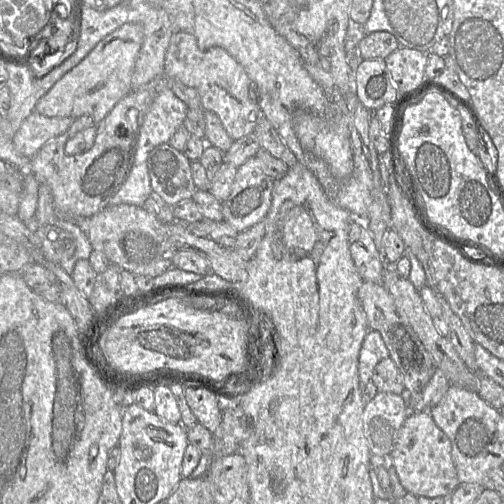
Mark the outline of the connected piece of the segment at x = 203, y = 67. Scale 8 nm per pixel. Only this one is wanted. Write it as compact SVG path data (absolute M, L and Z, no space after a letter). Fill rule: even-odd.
M173 33L165 56L164 77L177 79L188 87L196 88L202 109L216 113L234 141L253 132L263 117L257 92L241 64L221 47L202 50L190 33Z

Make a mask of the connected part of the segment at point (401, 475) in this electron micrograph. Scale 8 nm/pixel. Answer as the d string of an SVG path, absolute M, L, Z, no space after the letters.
M428 411L410 413L401 426L390 453L400 483L408 493L417 497L449 497L459 486L452 444Z

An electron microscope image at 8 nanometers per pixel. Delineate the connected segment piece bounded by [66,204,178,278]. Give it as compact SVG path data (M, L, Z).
M131 204L107 206L104 210L89 217L66 217L71 219L87 236L93 250L103 253L110 264L118 266L133 275L157 277L173 267L172 259L176 253L175 247L168 236L168 225L160 222L144 207Z

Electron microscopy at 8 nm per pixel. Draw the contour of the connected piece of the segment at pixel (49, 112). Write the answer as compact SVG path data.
M136 23L123 24L117 30L115 30L114 32L106 36L103 40L101 40L78 65L76 65L74 68L68 71L63 77L61 77L52 86L52 88L38 101L35 107L35 111L47 117L67 117L72 119L76 119L83 115L90 115L94 120L94 125L91 129L91 133L89 133L88 135L90 136L90 138L92 138L93 136L93 140L94 140L96 135L96 128L95 128L96 124L102 121L108 115L108 113L113 109L113 107L116 105L117 102L119 102L124 96L126 96L128 93L132 91L132 75L135 67L135 62L139 54L139 51L141 49L142 43L143 43L142 27Z

